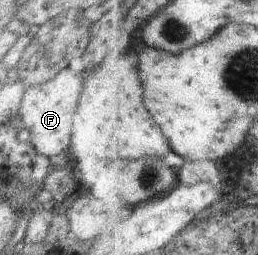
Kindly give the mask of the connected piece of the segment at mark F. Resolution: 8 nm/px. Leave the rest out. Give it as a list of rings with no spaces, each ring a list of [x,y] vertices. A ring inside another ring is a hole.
[[[70,68],[58,72],[48,82],[25,90],[18,115],[21,117],[22,127],[30,132],[30,142],[38,154],[51,158],[69,150],[68,146],[72,140],[71,131],[74,127],[72,116],[74,116],[80,92],[82,92],[82,78],[74,74]]]

